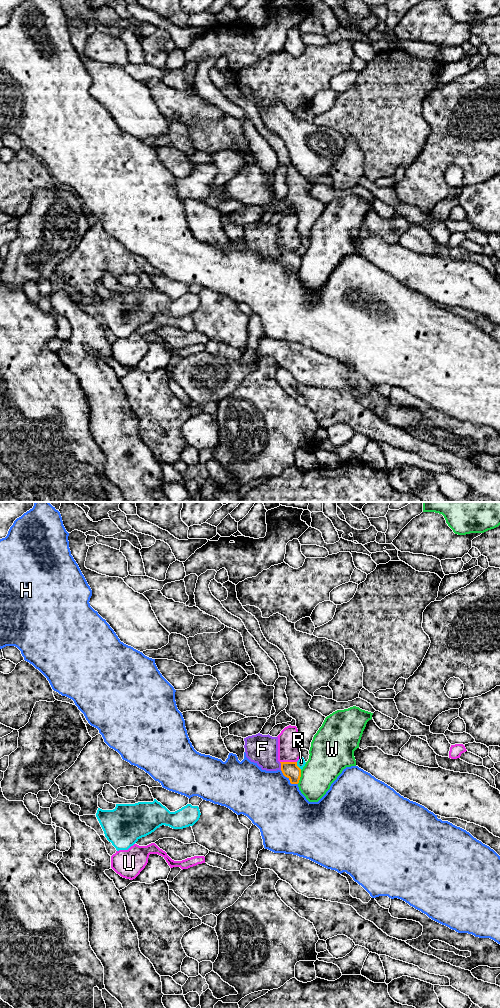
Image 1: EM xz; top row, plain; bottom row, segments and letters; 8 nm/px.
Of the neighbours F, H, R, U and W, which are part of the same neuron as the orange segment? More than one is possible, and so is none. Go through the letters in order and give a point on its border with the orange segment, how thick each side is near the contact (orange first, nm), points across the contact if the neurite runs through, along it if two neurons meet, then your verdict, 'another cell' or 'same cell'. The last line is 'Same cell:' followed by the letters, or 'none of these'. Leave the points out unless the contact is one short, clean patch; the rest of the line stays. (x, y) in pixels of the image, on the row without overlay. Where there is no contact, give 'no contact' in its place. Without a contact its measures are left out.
F: meets orange in xz at (281, 254); 130 nm thick on the orange side, 240 nm on the other; runs through xz (290, 258), (281, 254), (262, 237); same cell
H: meets orange in xz at (289, 267); 130 nm thick on the orange side, 440 nm on the other; another cell
R: meets orange in xz at (297, 254); 130 nm thick on the orange side, 70 nm on the other; another cell
U: meets orange in xz at (288, 250); 130 nm thick on the orange side, 180 nm on the other; border along xz (280, 249), (296, 250); another cell
W: meets orange in xz at (300, 264); 130 nm thick on the orange side, 300 nm on the other; another cell
Same cell: F

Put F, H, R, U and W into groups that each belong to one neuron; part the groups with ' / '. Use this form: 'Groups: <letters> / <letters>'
Groups: F / H / R / U / W

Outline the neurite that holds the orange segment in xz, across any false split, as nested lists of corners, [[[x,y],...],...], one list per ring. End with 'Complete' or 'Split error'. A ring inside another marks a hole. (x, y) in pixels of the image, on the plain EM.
[[[260,221],[244,226],[246,245],[256,251],[262,258],[281,258],[291,272],[298,272],[301,265],[301,257],[297,250],[278,249],[278,225],[262,223]]]. Split error

